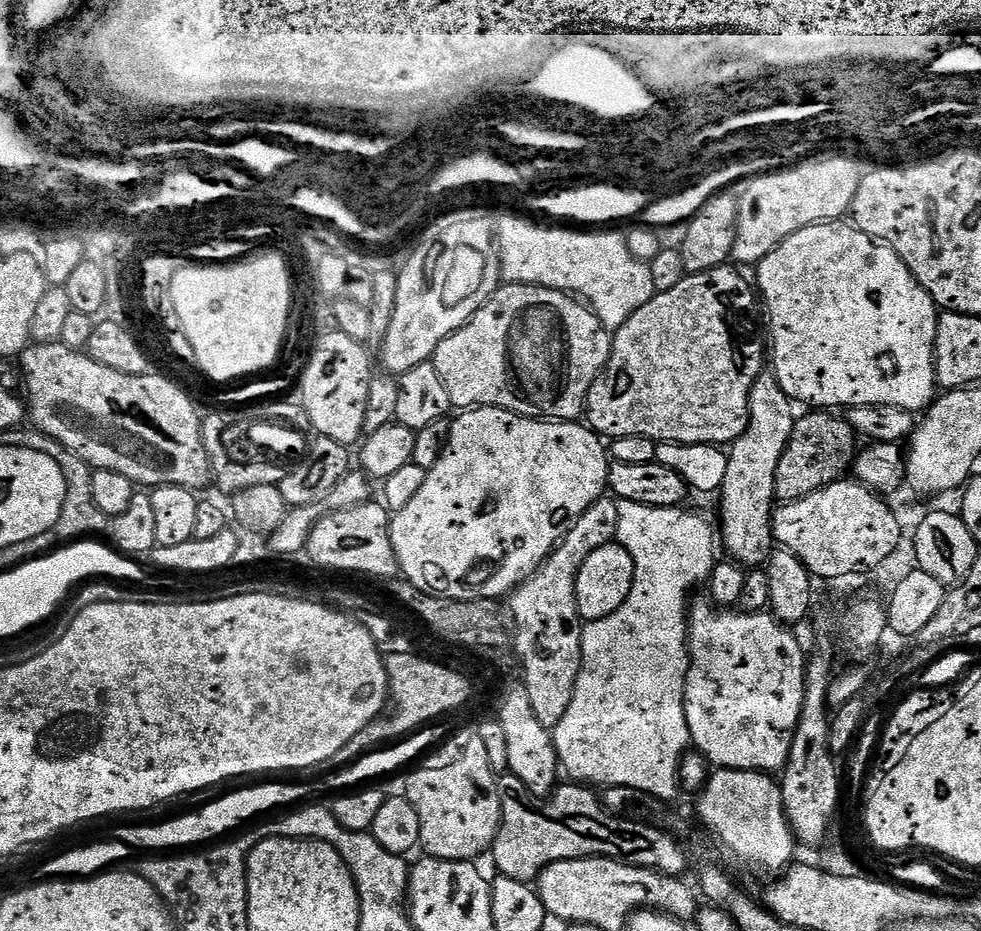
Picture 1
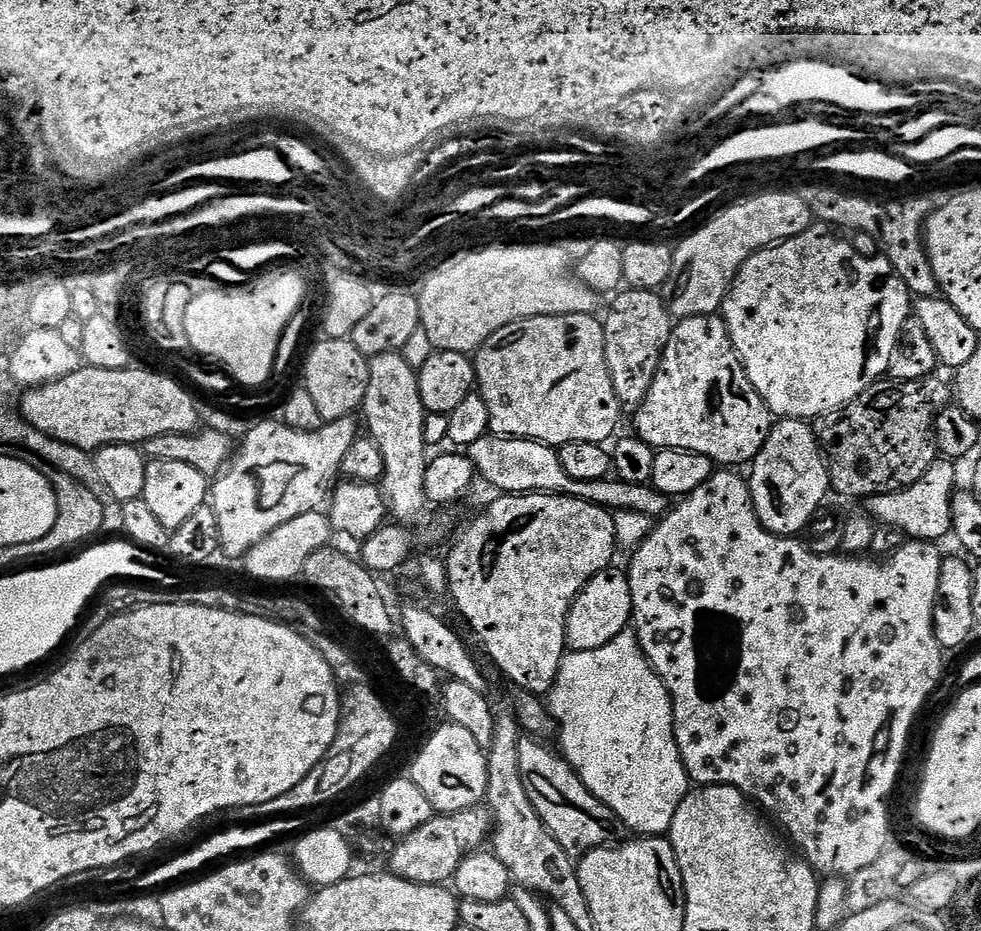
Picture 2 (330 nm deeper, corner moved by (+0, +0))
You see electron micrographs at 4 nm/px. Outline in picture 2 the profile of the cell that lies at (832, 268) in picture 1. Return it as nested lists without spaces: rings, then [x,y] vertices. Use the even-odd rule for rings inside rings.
[[[813,226],[807,228],[802,234],[794,238],[784,240],[781,244],[774,244],[771,248],[763,248],[756,252],[740,268],[740,273],[734,278],[732,289],[724,300],[722,315],[730,338],[734,342],[734,350],[740,356],[742,366],[758,394],[766,402],[766,406],[772,411],[773,417],[785,420],[815,421],[827,412],[838,410],[850,402],[854,402],[866,389],[875,384],[887,373],[890,366],[890,358],[900,341],[900,335],[904,332],[904,323],[910,319],[910,313],[914,308],[914,300],[908,291],[906,282],[898,278],[894,266],[883,255],[863,256],[852,244],[839,240],[827,227]]]

